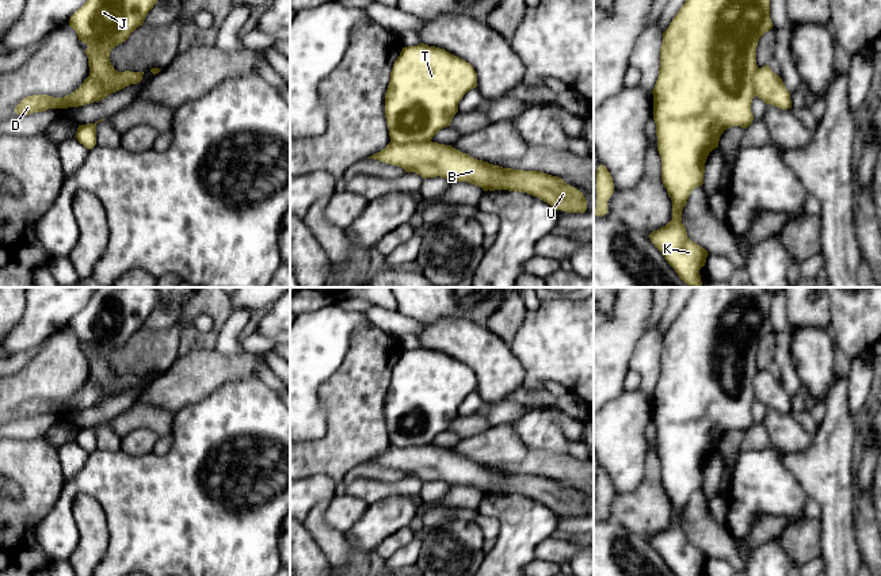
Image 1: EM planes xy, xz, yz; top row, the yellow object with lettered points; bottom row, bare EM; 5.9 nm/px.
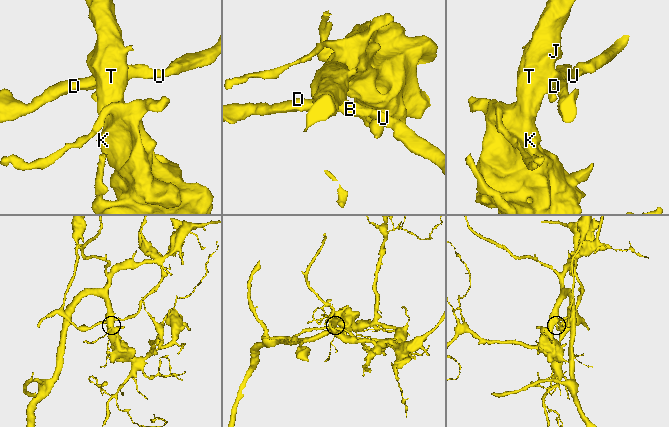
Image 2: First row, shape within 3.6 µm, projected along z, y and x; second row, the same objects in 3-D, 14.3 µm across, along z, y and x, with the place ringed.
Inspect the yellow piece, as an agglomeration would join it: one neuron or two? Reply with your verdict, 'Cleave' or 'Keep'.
Cleave

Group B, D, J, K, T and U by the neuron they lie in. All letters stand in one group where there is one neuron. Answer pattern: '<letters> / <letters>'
B D U / J K T

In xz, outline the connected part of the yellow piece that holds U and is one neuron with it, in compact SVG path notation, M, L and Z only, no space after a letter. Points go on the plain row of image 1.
M390 445L385 453L367 462L401 470L405 476L415 476L423 482L440 480L449 485L472 487L484 495L527 496L556 514L567 516L584 516L587 514L583 496L567 488L561 481L539 474L493 469L462 457L451 449L432 445L422 447Z

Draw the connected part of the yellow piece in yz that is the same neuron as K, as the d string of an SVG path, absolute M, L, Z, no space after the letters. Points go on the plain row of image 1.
M693 287L684 308L663 336L659 381L652 397L661 484L672 504L672 523L648 541L675 576L699 576L706 567L709 557L687 541L682 514L691 495L702 491L706 462L718 451L721 438L732 430L747 432L754 424L751 407L758 375L756 350L759 342L773 332L770 302L771 295L764 287Z

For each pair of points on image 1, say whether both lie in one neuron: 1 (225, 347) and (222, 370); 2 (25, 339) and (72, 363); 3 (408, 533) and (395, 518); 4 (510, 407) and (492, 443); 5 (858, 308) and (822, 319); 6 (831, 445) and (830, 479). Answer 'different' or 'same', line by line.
1: different
2: different
3: different
4: different
5: different
6: same

